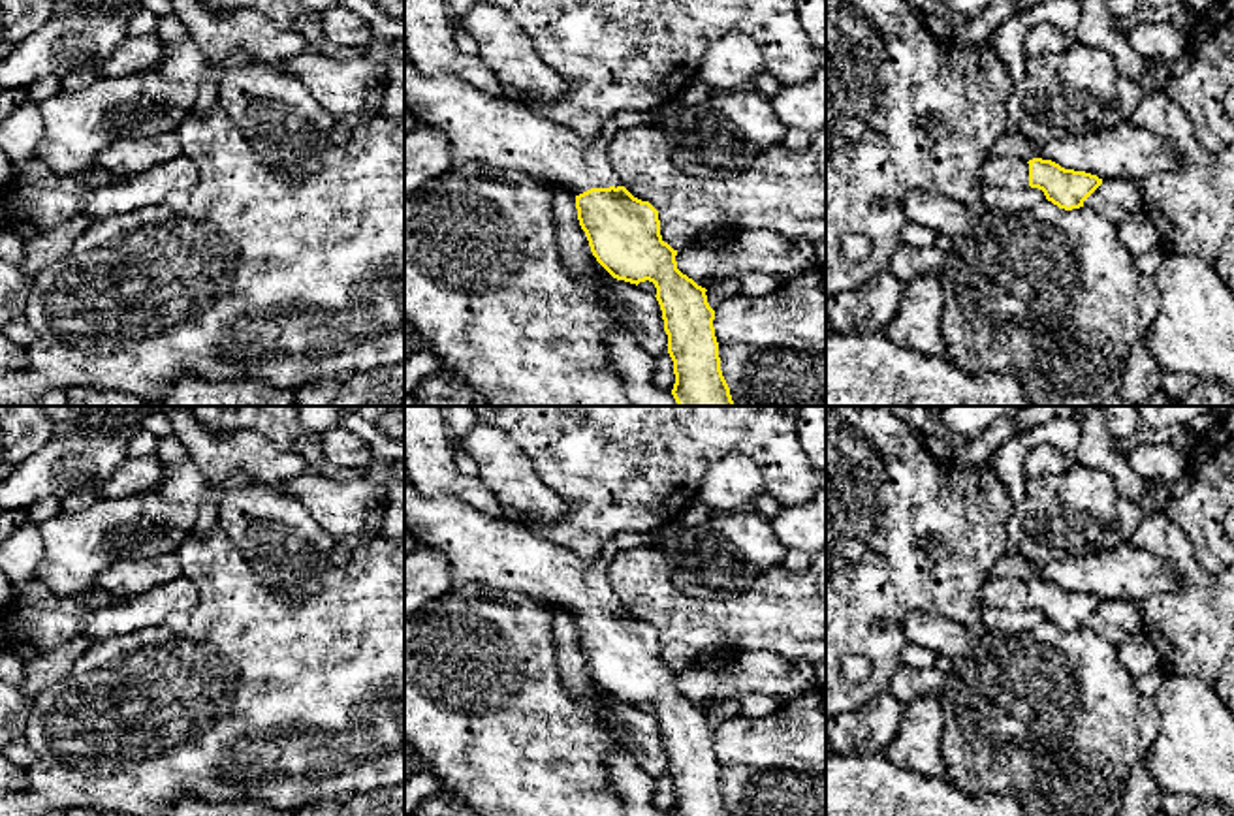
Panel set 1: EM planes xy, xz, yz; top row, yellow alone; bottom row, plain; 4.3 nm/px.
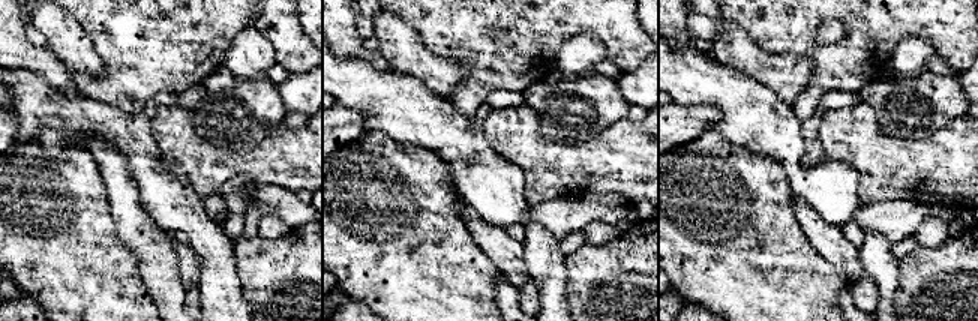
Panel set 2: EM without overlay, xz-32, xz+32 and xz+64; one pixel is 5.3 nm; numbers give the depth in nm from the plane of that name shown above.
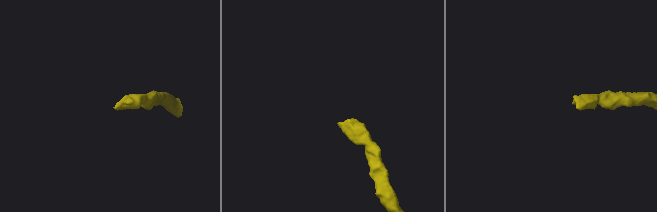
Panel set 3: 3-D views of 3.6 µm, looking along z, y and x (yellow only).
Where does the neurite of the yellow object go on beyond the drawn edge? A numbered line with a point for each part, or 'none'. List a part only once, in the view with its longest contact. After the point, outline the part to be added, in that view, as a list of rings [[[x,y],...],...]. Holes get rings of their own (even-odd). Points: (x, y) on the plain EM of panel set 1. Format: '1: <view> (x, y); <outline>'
1: xz (506, 555); [[[404,472],[404,530],[423,536],[425,545],[440,551],[451,566],[451,588],[470,581],[495,592],[517,592],[540,604],[551,604],[579,617],[591,609],[623,607],[608,579],[608,562],[600,557],[585,562],[574,551],[534,532],[523,513],[504,511],[502,519],[482,513],[457,496],[427,496]]]

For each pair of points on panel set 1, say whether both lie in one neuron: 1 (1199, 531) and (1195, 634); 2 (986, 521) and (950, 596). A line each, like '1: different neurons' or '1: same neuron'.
1: different neurons
2: same neuron

